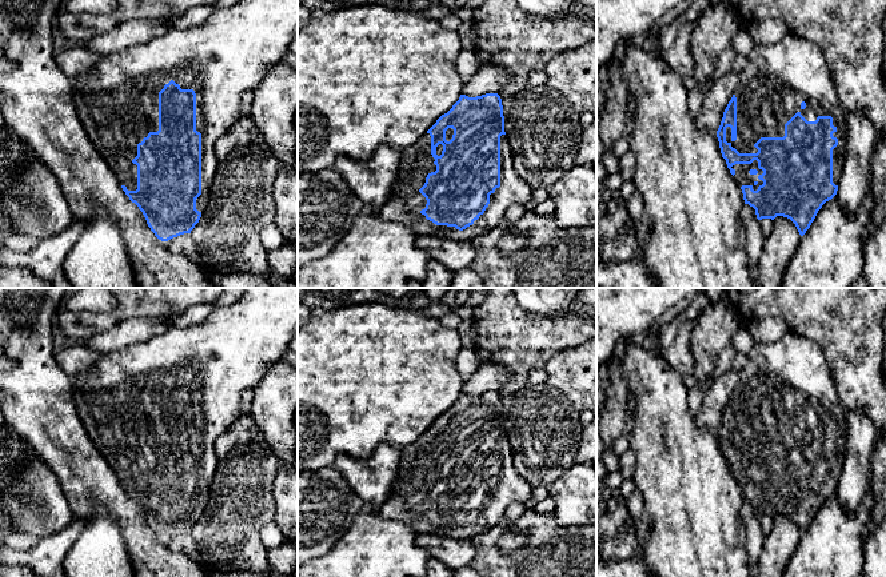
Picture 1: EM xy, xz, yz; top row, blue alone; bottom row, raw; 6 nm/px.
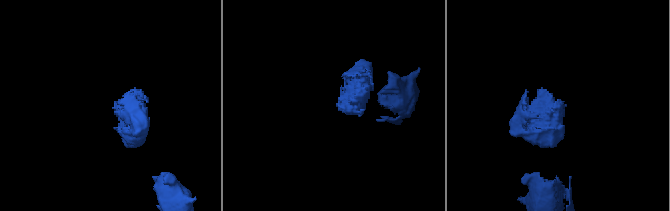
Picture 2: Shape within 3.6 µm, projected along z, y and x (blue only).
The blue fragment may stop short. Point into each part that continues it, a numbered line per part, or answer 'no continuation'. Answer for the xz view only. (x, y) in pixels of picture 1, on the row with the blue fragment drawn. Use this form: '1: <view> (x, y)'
1: xz (404, 203)

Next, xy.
1: xy (116, 99)

